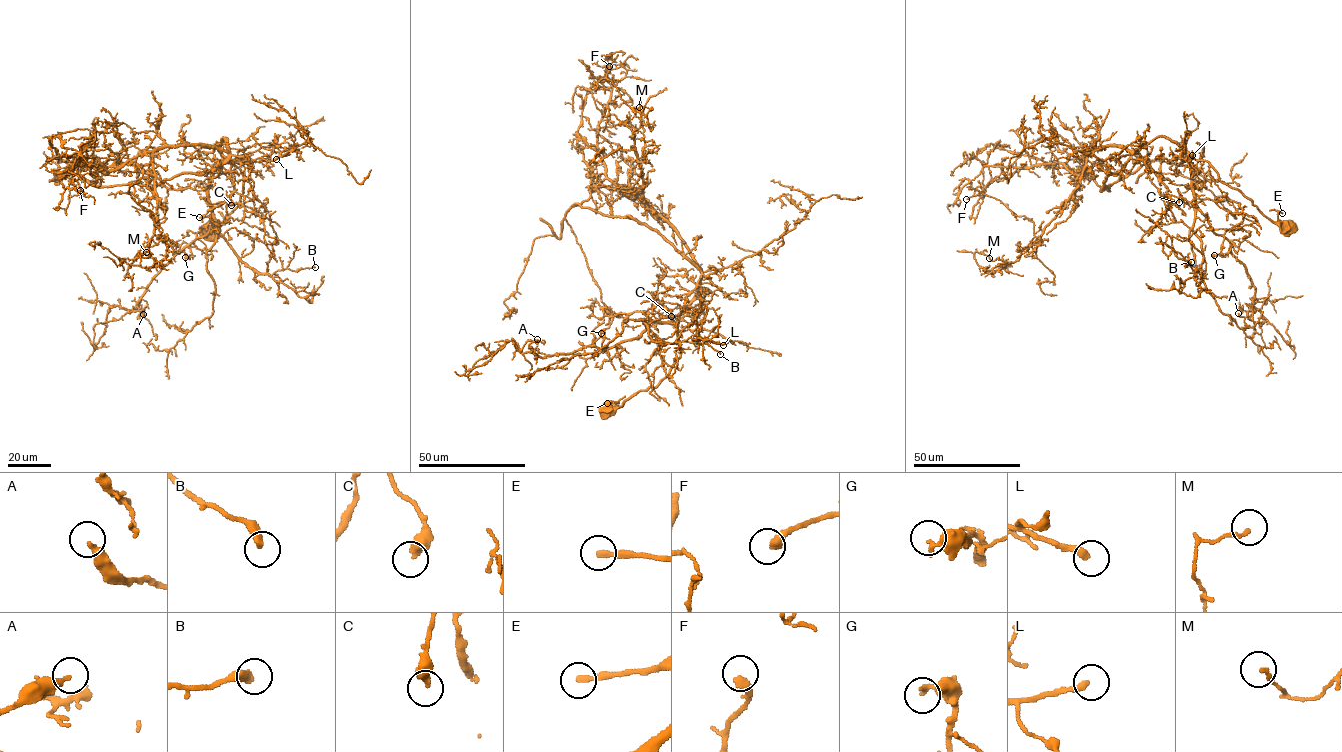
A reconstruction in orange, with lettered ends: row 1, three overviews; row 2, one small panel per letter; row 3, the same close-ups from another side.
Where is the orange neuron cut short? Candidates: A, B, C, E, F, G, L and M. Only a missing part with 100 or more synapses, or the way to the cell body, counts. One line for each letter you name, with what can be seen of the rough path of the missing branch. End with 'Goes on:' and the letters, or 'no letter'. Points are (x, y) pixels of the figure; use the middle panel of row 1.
Goes on: no letter

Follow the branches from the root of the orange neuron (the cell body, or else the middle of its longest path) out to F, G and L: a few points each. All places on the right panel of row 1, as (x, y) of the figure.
F: (1286, 227), (1161, 137), (1133, 150), (1094, 147), (1074, 174), (1061, 163), (990, 166), (988, 185), (966, 199)
G: (1286, 227), (1224, 183), (1208, 162), (1190, 158), (1194, 202), (1211, 229), (1230, 243), (1225, 255), (1214, 255)
L: (1286, 227), (1269, 219), (1237, 189), (1224, 183), (1208, 162), (1185, 152), (1176, 158), (1189, 161), (1192, 155)

